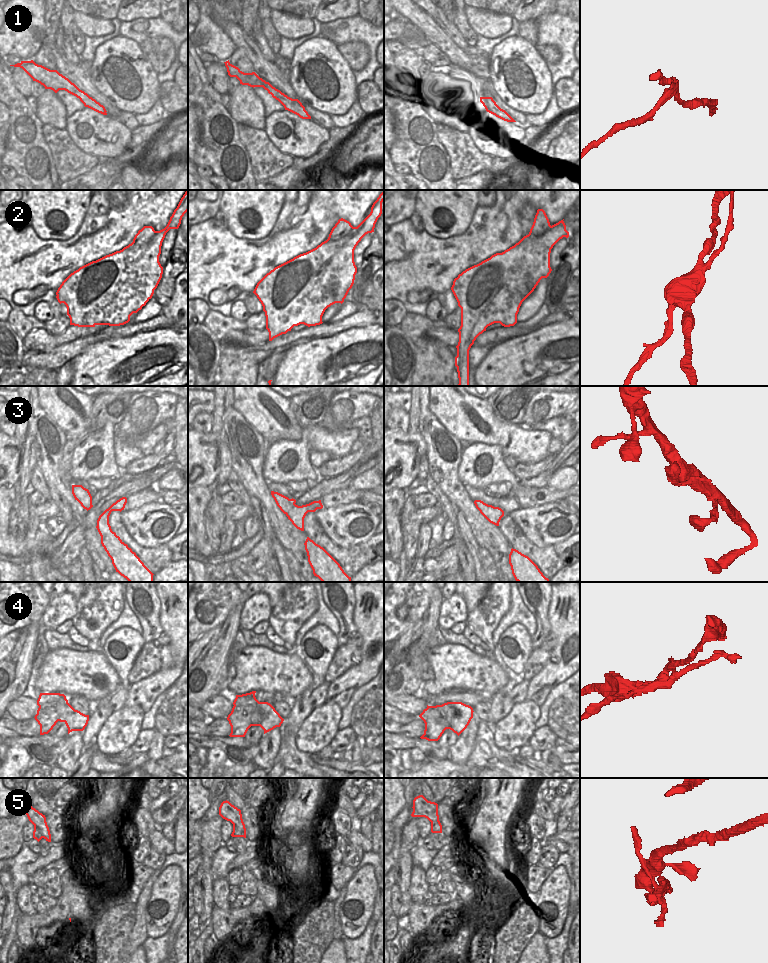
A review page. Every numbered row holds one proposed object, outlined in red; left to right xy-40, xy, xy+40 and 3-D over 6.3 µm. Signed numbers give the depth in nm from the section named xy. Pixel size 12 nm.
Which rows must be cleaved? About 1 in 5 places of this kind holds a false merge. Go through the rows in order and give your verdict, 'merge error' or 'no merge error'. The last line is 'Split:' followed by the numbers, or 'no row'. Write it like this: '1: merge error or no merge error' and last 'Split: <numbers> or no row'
1: no merge error
2: merge error
3: no merge error
4: merge error
5: merge error
Split: 2, 4, 5

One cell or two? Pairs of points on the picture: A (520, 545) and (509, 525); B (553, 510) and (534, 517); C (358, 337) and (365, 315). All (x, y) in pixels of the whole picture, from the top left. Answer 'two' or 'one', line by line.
A: one
B: one
C: two

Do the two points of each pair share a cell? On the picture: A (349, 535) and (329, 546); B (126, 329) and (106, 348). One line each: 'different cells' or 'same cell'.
A: different cells
B: different cells

